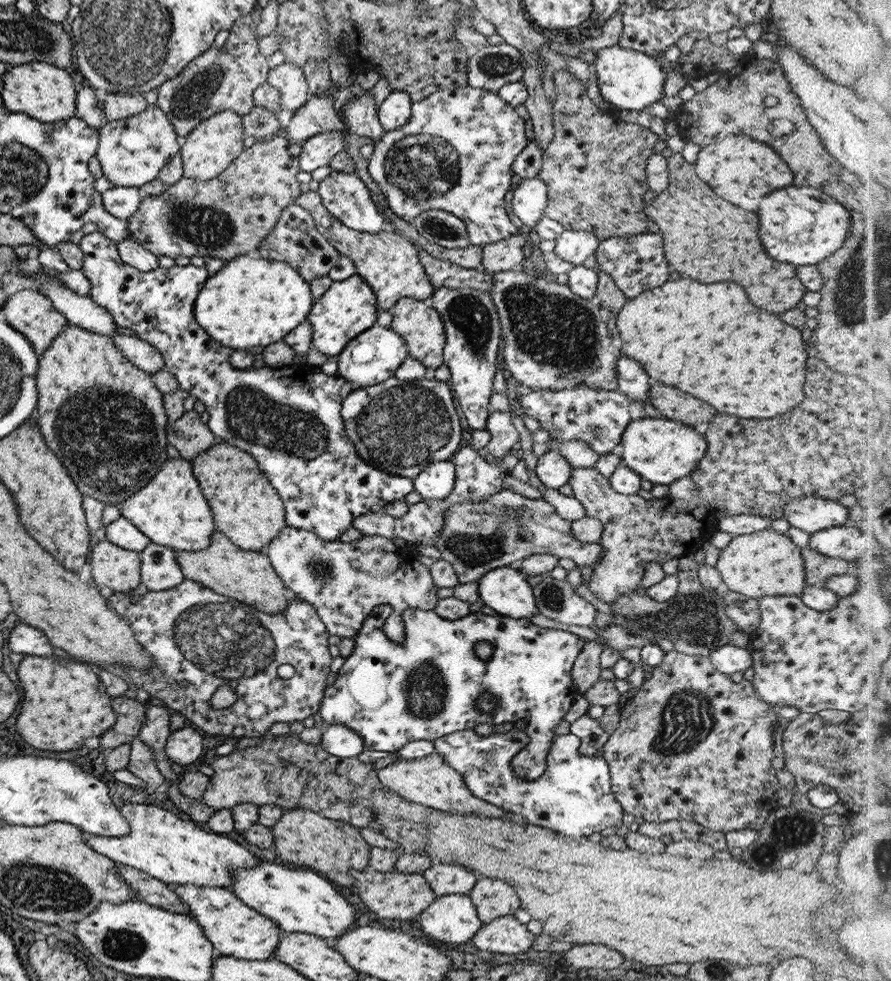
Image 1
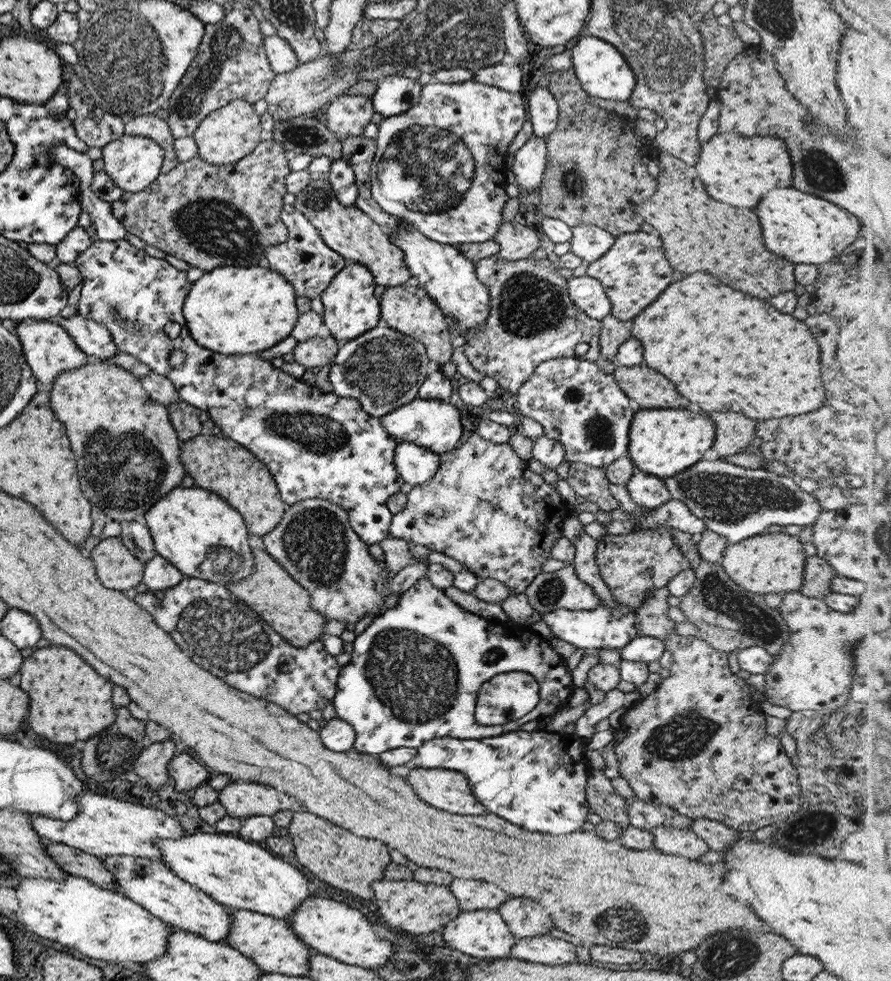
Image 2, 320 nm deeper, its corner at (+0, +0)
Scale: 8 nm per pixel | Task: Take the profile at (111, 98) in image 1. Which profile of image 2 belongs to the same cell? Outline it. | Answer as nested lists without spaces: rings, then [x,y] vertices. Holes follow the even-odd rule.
[[[143,114],[124,120],[123,123],[124,134],[148,137],[162,148],[161,173],[166,173],[178,163],[172,147],[174,136],[170,133],[164,120],[156,117],[155,114]]]

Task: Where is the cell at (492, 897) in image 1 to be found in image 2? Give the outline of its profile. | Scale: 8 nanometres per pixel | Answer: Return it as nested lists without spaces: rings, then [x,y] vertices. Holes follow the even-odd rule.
[[[507,898],[496,911],[515,939],[547,935],[553,927],[547,912],[527,898]]]

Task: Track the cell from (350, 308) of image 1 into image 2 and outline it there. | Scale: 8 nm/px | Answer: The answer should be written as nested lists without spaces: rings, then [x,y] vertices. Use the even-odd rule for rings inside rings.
[[[351,263],[337,272],[321,293],[320,300],[324,310],[322,322],[339,344],[359,336],[377,324],[377,320],[380,319],[380,306],[373,291],[373,276],[369,274],[367,268]]]

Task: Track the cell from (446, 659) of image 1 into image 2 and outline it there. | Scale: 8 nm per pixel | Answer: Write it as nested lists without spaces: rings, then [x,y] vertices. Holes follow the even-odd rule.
[[[426,576],[421,577],[412,587],[404,590],[399,595],[396,605],[392,608],[384,608],[378,612],[369,625],[354,638],[351,646],[353,648],[350,653],[349,662],[340,667],[339,676],[336,680],[335,697],[331,701],[331,706],[333,706],[336,718],[343,720],[353,728],[354,741],[352,750],[358,753],[378,755],[380,752],[385,752],[387,749],[392,748],[419,748],[421,743],[431,739],[444,737],[452,737],[453,739],[479,739],[507,732],[520,731],[521,725],[531,721],[539,722],[539,720],[551,717],[556,711],[562,709],[564,707],[563,703],[565,703],[567,697],[569,697],[575,688],[573,683],[571,683],[571,675],[567,671],[564,659],[550,647],[546,639],[539,637],[539,635],[528,630],[526,627],[514,626],[510,622],[503,622],[497,619],[488,620],[464,610],[455,604],[455,602],[452,602],[443,593],[443,590],[435,588]],[[507,672],[526,672],[530,674],[538,684],[539,701],[527,715],[518,720],[507,722],[504,725],[481,726],[479,721],[474,719],[474,707],[478,688],[483,684],[483,681],[489,680],[492,676]]]

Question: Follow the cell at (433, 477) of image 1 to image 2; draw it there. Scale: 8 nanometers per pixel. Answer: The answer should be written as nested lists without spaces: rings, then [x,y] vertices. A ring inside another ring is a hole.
[[[410,442],[397,443],[393,458],[399,476],[411,487],[431,478],[438,467],[437,454]]]

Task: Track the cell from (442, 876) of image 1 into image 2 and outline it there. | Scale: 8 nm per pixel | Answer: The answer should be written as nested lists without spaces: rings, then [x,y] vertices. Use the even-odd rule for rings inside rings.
[[[453,880],[447,886],[449,892],[457,899],[463,912],[473,910],[496,910],[505,902],[505,892],[493,884],[477,882],[477,880]]]

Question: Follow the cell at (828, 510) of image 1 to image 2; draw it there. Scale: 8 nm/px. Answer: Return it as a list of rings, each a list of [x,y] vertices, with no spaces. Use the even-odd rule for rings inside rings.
[[[722,458],[699,459],[693,466],[662,481],[670,499],[683,503],[703,521],[705,529],[716,532],[728,544],[761,534],[764,528],[773,524],[809,527],[822,511],[813,496],[799,487],[797,479],[777,475],[765,468],[744,468]]]

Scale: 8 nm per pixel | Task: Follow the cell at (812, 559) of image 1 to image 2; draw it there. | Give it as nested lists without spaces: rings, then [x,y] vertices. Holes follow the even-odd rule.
[[[816,554],[807,556],[804,560],[804,571],[801,586],[797,592],[817,599],[821,599],[831,593],[830,580],[836,576],[836,572]]]

